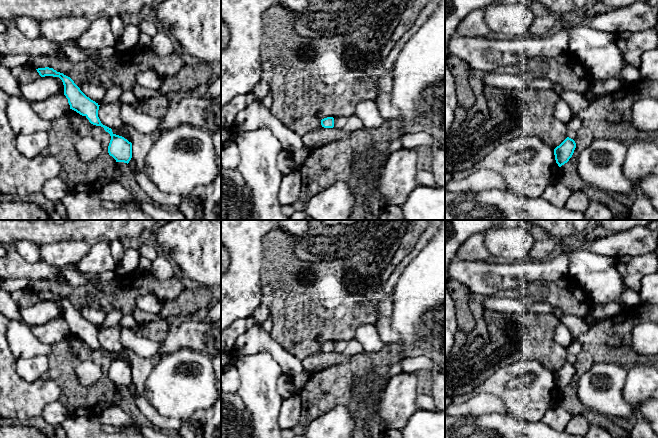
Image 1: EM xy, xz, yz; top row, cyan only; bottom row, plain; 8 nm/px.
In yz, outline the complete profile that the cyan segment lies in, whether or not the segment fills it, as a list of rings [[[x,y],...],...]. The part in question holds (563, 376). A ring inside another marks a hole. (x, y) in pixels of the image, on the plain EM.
[[[567,361],[559,370],[554,373],[555,384],[559,391],[569,385],[574,377],[575,372],[575,365]]]

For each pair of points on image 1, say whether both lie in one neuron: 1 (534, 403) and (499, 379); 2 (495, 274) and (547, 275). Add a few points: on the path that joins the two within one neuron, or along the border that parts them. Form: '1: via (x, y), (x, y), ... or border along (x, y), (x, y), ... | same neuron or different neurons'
1: via (525, 398), (508, 386) | same neuron
2: via (508, 274), (534, 274) | same neuron

